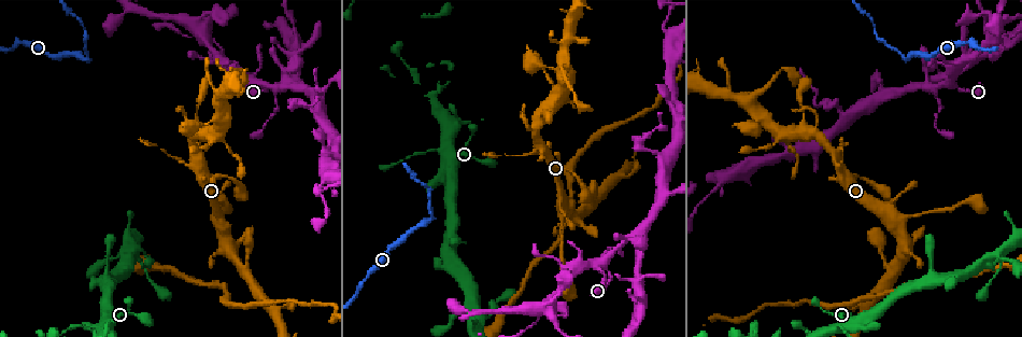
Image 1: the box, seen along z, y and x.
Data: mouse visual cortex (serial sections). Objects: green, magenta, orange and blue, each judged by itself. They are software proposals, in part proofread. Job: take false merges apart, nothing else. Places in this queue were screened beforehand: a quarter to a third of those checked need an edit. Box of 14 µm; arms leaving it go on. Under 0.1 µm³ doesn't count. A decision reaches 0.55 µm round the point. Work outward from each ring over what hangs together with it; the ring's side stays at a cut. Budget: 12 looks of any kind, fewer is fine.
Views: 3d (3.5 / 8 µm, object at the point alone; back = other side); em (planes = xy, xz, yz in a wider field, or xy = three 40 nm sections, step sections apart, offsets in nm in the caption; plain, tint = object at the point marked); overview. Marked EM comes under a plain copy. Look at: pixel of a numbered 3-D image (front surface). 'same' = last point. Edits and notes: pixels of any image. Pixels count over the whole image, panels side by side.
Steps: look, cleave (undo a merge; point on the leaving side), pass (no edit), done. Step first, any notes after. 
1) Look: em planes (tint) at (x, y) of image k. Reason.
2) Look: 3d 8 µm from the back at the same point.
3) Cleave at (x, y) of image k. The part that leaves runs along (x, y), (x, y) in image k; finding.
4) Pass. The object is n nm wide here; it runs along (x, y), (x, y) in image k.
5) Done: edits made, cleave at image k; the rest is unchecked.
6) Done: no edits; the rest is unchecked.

Look: 3d 8 µm at (902, 55) of image 1. Sharp bend.

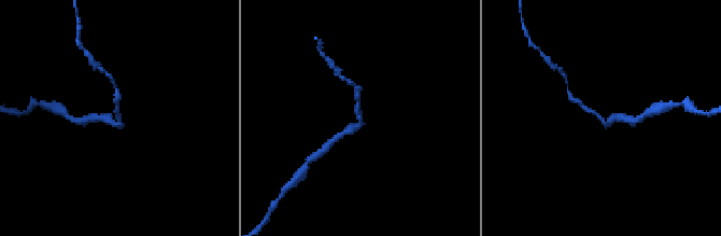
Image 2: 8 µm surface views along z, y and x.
Look: em xy step 5 (tint) at (362, 121) of image 2. The arms are 150, 250 nm wide.

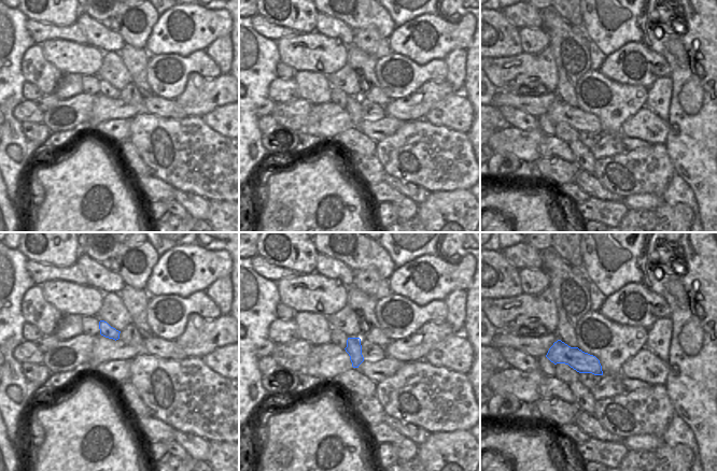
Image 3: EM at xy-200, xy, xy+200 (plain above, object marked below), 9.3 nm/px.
Cleave at (357, 110) of image 2. The part that leaves runs along (361, 122), (357, 114), (359, 89) in image 2; a second cell is stuck on.

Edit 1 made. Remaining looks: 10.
Look: overview.

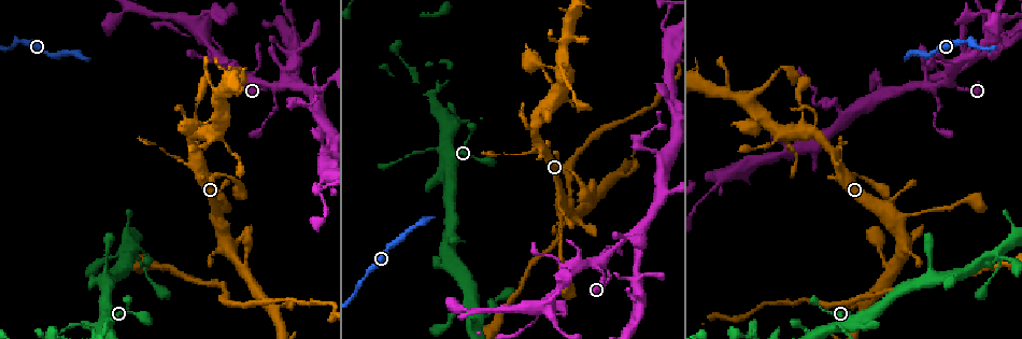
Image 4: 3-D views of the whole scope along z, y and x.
Look: 3d 3.5 µm at (837, 323) of image 4. Thick turns thin.

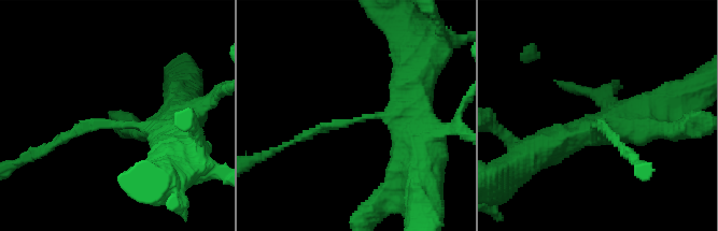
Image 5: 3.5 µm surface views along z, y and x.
Look: em xy step 1 (tint) at (125, 125) of image 5. The arms are 150, 400 nm wide.

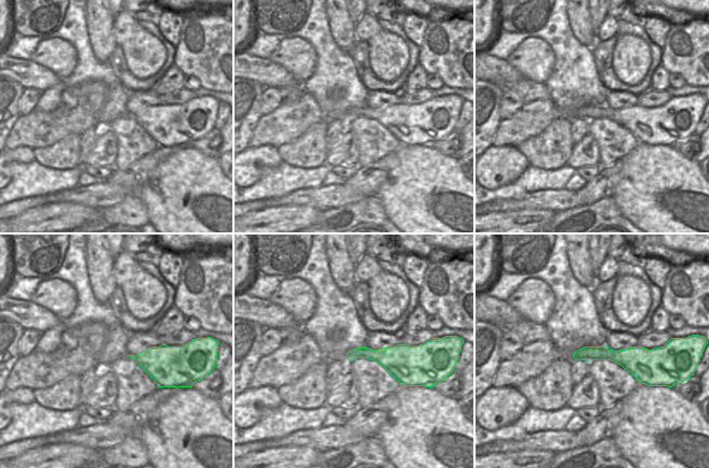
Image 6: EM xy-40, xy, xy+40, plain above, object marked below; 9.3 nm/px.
Look: em planes (tint) at the same point. Cut it another way.

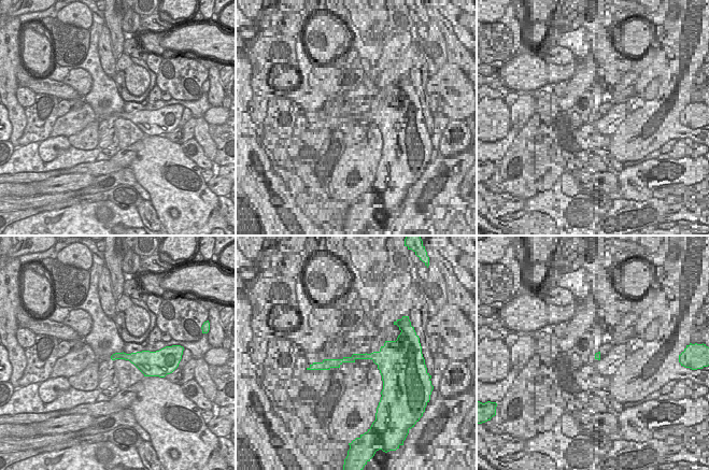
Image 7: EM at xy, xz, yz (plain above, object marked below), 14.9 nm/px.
Pass. It runs along (187, 118), (171, 131), (95, 121), (61, 138) in image 5; all the same cell.

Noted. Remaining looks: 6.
Look: 3d 3.5 µm at (628, 235) of image 4. Sharp bend.

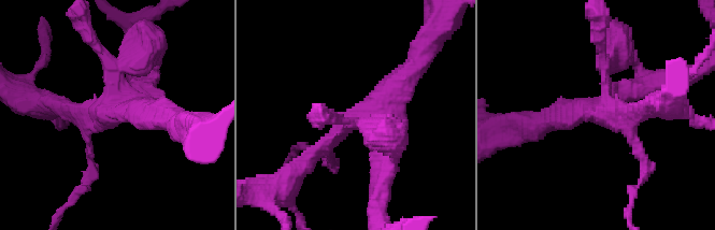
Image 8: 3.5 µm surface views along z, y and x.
Look: em xy step 3 (tint) at (598, 113) of image 8. Need the tissue.

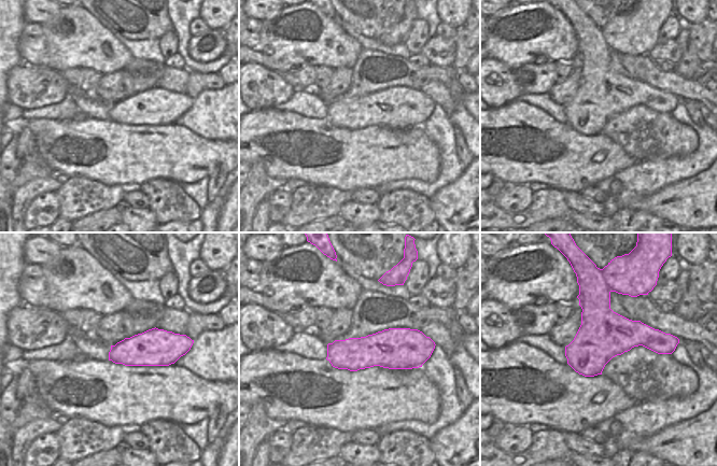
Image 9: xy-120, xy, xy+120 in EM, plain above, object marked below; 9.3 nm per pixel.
Pass. It runs along (304, 164), (414, 66) in image 8; all the same cell.

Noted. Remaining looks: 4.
Look: 3d 8 µm at (847, 117) of image 4. Calibre changes.

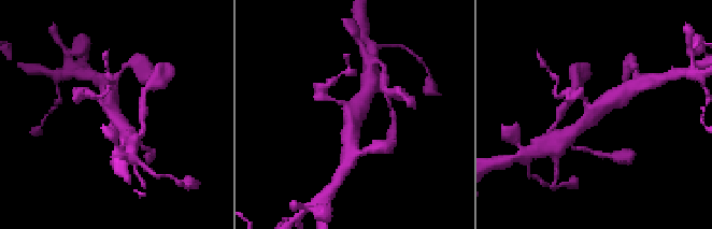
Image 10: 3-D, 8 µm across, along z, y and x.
Look: 3d 3.5 µm at (112, 113) of image 10. Zoom in.

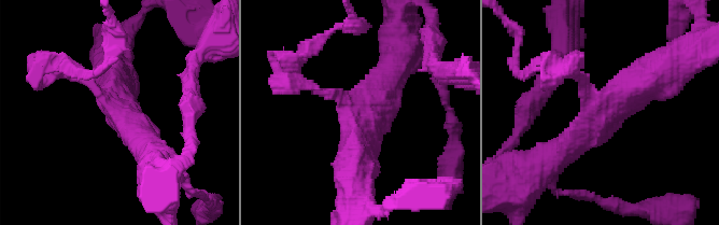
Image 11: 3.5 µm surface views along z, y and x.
Look: em xy step 5 (tint) at (609, 111) of image 11. 3 arms meet here; the arms are 150, 400, 500 nm wide; shape alone is not enough.

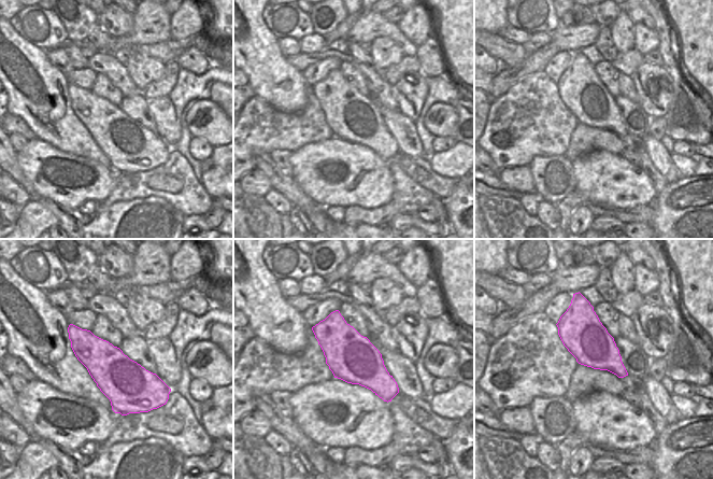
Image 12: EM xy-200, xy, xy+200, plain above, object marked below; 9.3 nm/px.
Pass. It runs along (665, 70), (623, 94), (560, 153) in image 11; all the same cell.

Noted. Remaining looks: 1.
Done: edits made, cleave at image 2; the rest is unchecked.

